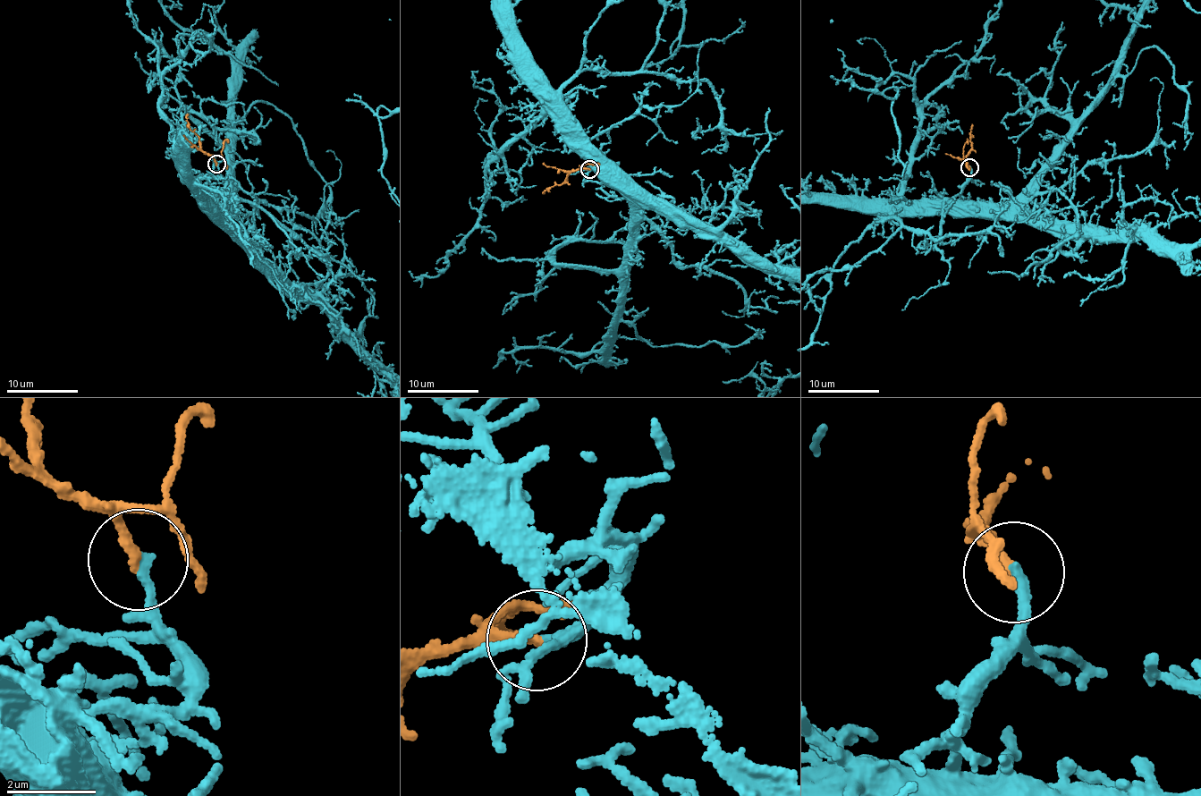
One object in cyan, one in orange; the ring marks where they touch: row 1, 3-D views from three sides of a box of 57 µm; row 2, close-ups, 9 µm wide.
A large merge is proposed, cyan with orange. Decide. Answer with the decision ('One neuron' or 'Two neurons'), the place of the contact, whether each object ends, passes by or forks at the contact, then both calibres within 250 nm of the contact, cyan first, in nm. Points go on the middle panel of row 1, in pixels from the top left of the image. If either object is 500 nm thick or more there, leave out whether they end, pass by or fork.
One neuron. Place: (589, 169). At the ring cyan ends. At the ring orange ends. Thickness 260 nm (cyan) against 240 nm

